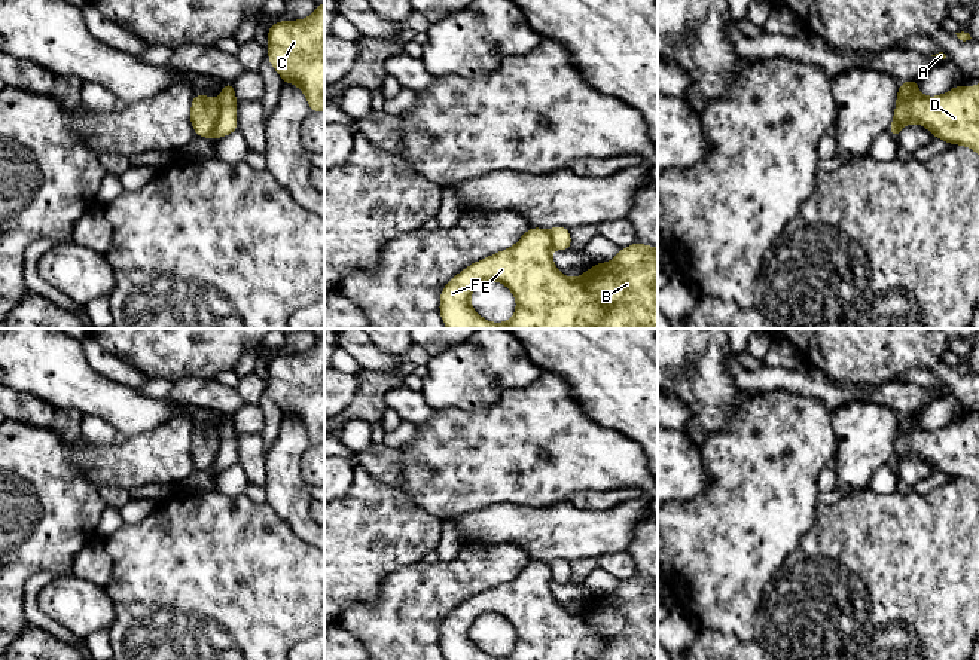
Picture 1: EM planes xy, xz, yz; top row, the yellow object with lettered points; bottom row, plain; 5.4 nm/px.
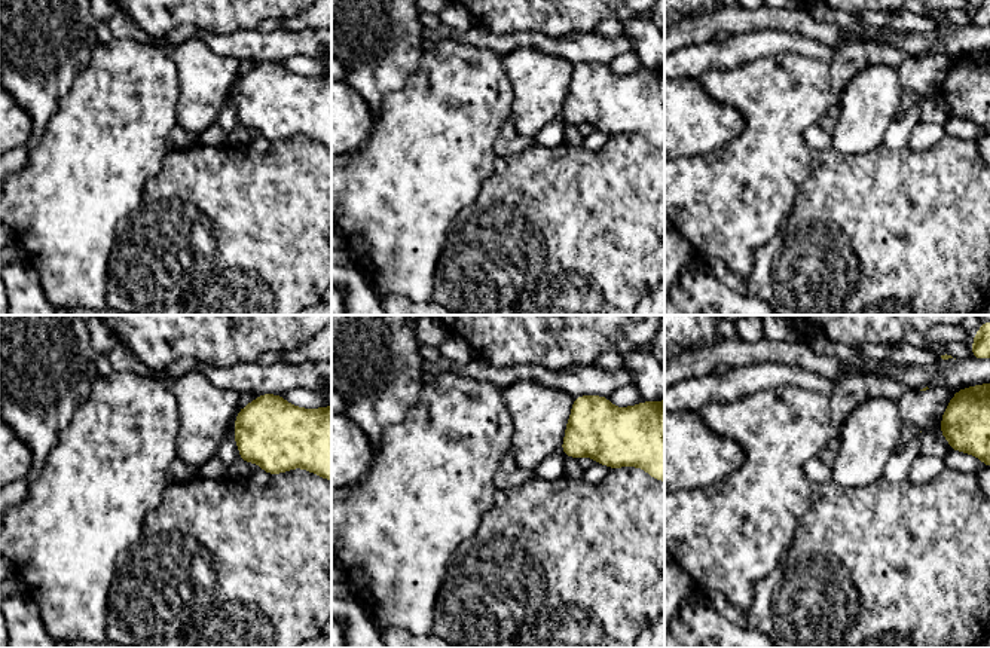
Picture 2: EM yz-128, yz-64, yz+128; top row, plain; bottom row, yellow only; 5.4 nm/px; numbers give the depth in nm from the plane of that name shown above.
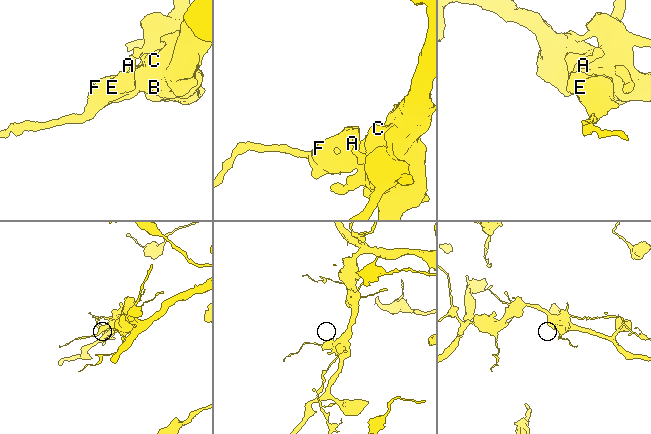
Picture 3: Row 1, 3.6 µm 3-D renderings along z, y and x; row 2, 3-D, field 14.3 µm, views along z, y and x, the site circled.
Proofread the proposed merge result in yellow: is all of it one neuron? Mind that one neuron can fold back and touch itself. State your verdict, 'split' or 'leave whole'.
split

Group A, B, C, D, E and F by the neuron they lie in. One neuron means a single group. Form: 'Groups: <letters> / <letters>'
Groups: A / B C D E F

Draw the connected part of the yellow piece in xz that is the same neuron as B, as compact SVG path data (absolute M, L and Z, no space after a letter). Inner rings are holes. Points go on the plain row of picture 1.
M530 560L509 583L501 583L487 592L472 596L457 606L442 623L439 645L446 660L658 660L658 580L635 575L620 581L617 589L606 596L595 596L577 611L564 609L555 599L549 563ZM482 614L504 617L516 632L516 645L506 656L484 653L470 638L470 629Z

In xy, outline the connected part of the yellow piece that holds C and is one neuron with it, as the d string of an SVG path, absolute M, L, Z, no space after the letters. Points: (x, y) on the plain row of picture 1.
M324 334L305 352L274 355L268 363L268 378L269 397L281 409L283 416L295 416L306 428L309 443L324 446Z

